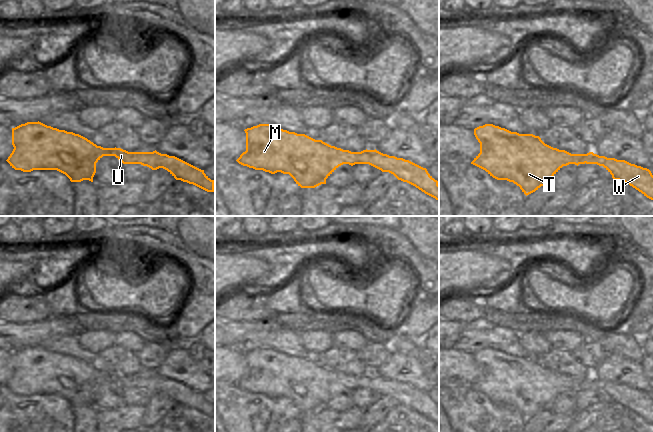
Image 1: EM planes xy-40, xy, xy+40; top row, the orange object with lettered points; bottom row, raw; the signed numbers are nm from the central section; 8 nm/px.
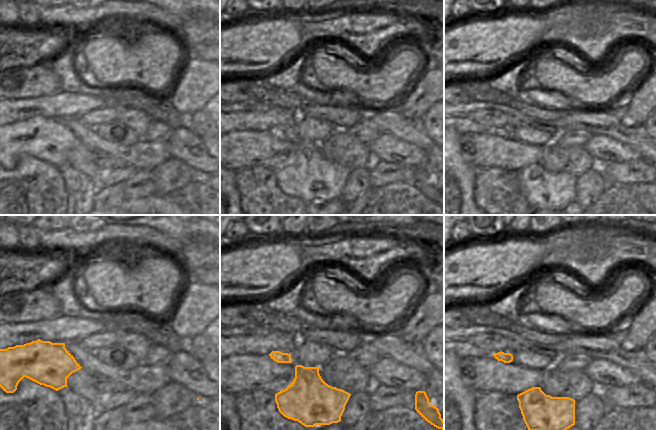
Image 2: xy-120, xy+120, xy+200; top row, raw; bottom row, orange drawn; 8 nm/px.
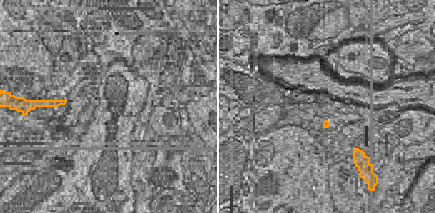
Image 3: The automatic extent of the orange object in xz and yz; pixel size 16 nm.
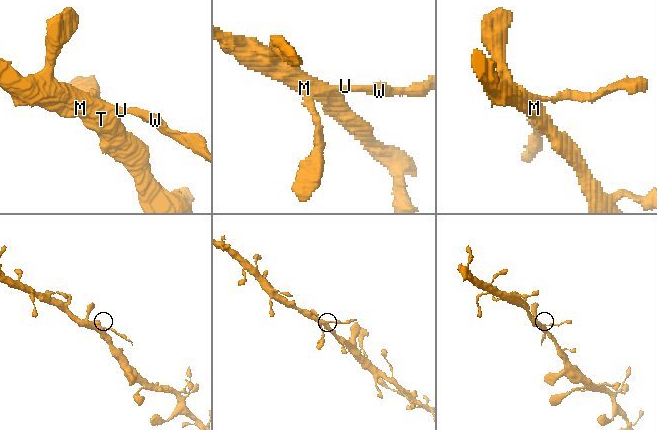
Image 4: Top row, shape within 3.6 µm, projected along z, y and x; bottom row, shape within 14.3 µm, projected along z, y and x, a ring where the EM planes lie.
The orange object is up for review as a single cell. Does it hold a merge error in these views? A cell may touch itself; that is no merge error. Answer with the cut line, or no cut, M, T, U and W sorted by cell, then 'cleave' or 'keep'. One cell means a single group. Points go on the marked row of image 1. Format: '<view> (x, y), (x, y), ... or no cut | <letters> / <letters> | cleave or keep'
xy (370, 150), (370, 157), (362, 159), (359, 163) | M T U / W | cleave

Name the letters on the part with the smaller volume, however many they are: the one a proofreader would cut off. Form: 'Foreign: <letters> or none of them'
Foreign: W

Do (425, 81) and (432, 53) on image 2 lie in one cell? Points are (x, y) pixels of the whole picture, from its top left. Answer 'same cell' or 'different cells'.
different cells

